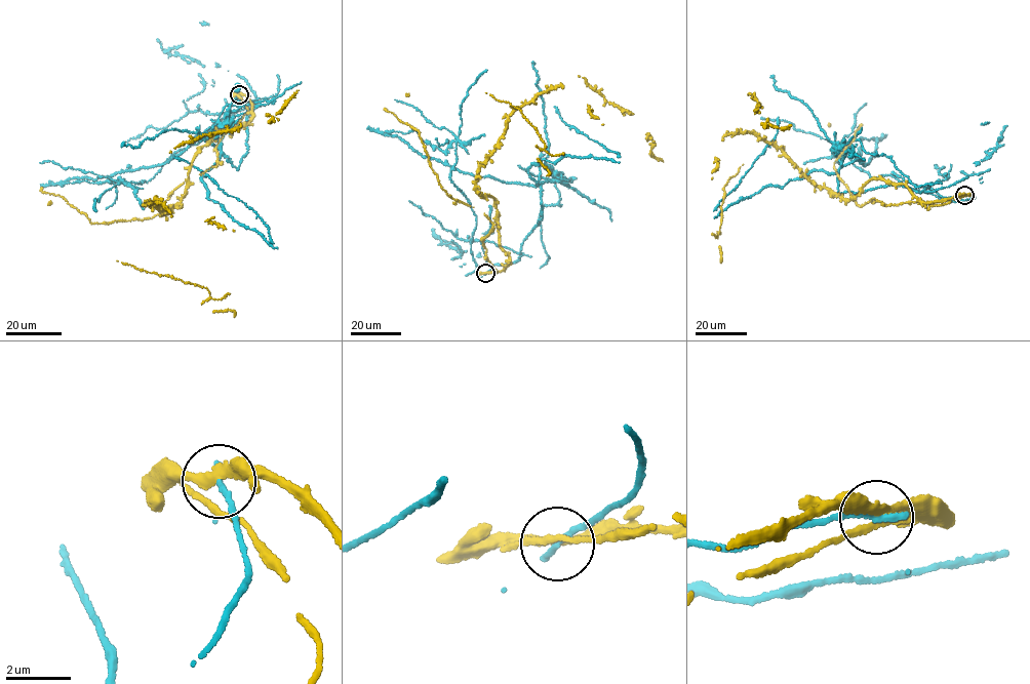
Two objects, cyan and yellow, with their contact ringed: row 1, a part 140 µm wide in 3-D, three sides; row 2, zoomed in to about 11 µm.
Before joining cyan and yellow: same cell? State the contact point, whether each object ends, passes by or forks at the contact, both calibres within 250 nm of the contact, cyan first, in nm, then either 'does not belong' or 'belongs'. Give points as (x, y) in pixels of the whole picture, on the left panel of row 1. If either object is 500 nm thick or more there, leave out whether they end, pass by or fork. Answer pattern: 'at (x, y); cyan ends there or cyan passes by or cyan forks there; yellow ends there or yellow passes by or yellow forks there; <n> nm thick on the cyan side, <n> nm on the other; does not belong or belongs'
at (239, 94); cyan ends there; yellow passes by; 240 nm thick on the cyan side, 280 nm on the other; does not belong

